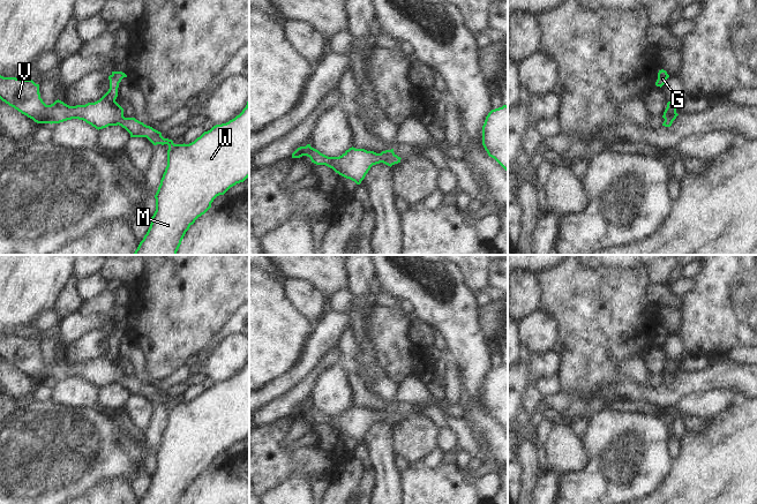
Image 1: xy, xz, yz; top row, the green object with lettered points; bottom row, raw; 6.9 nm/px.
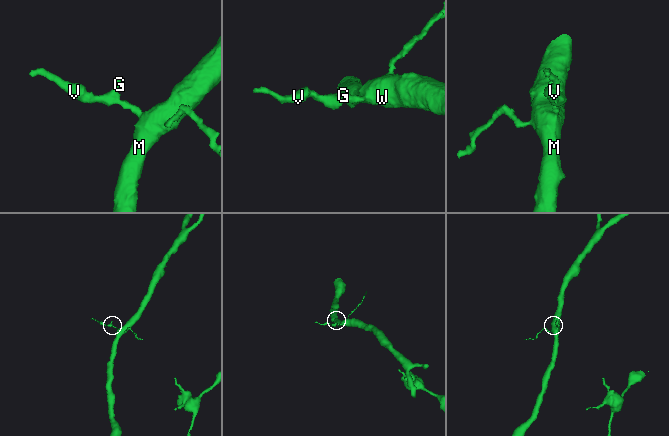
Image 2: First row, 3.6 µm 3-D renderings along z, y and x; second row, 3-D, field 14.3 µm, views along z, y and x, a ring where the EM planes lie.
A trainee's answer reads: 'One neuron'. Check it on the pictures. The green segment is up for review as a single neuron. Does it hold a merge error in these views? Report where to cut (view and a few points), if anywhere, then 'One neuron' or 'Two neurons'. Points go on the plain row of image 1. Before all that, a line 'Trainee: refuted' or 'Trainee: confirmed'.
Trainee: confirmed
No split. One neuron.

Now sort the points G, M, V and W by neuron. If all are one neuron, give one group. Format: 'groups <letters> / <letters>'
groups G M V W

